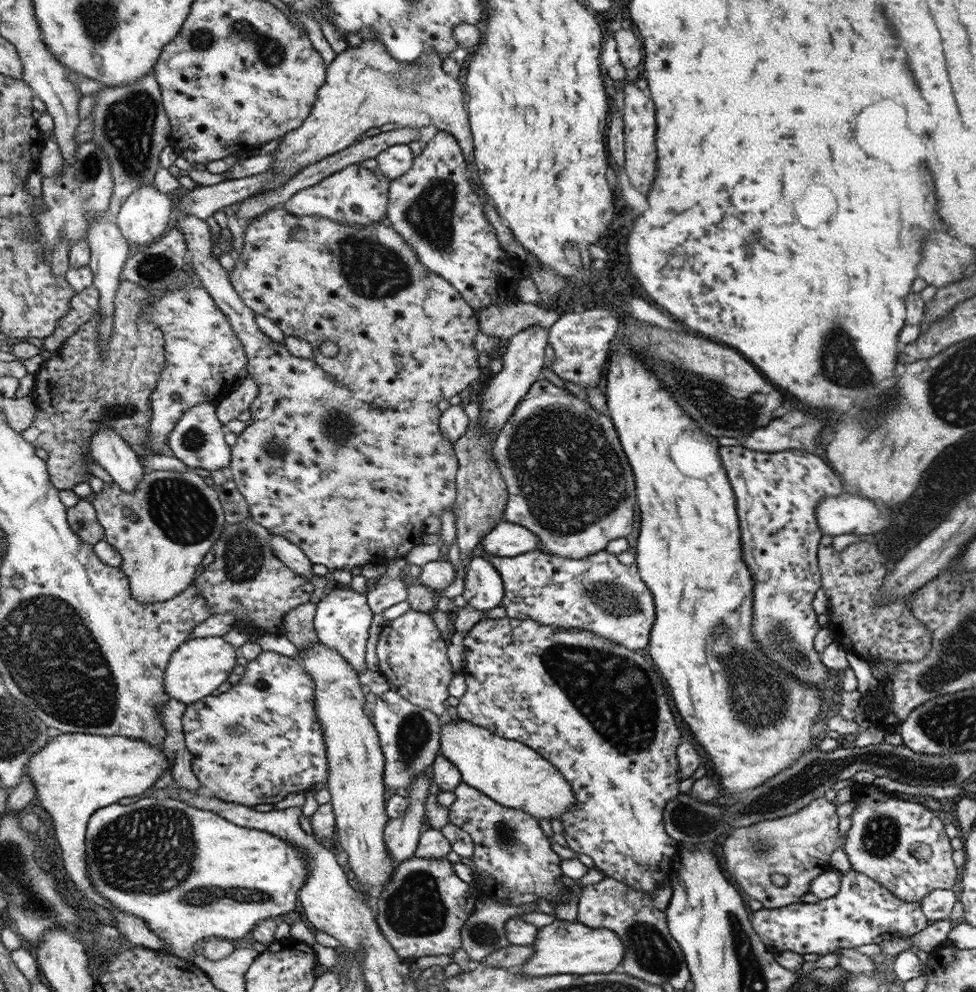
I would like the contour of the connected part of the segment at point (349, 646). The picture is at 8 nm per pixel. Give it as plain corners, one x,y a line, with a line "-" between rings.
336,586
330,594
322,597
317,604
314,627
317,640
328,649
340,654
356,674
366,670
365,651
373,612
367,604
367,596
352,591
348,587

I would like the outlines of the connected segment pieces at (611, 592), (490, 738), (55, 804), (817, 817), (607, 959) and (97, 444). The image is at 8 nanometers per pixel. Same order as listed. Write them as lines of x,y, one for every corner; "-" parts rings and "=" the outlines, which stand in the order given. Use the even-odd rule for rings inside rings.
606,548
580,559
560,558
538,549
512,558
494,554
485,554
485,558
488,558
502,577
504,597
500,605
506,610
507,618
533,619
545,626
584,630
624,646
634,653
641,652
648,646
655,622
655,605
649,588
638,572
636,562
623,564
=
444,717
439,726
439,753
456,766
468,786
473,786
504,806
526,811
537,820
562,820
566,811
579,808
572,786
566,782
566,778
529,746
499,737
462,718
451,720
=
62,733
52,737
49,744
44,749
38,750
34,754
29,765
26,766
25,775
30,775
33,778
33,786
37,787
36,802
42,806
52,816
55,836
52,841
59,844
62,850
62,864
68,872
68,876
75,882
77,888
85,894
85,896
99,906
110,910
116,917
119,930
118,942
132,944
140,947
146,947
161,951
164,949
164,941
154,934
148,923
144,919
126,911
116,909
108,899
102,897
93,887
93,881
89,877
88,858
86,854
85,834
88,832
88,824
90,817
97,812
98,809
104,809
105,806
118,803
122,798
138,796
144,790
148,790
160,778
168,772
168,768
172,768
170,756
174,756
170,752
156,745
150,746
149,742
142,739
124,738
124,736
100,736
95,734
84,733
=
822,797
812,800
794,814
734,829
723,846
726,872
732,874
740,890
761,902
763,908
772,910
800,903
800,898
810,892
810,883
814,878
832,870
829,862
832,852
841,844
844,846
839,821
836,802
-
772,874
786,876
788,883
776,886
772,883
=
556,919
551,924
539,928
534,953
523,965
514,969
522,976
542,976
554,974
608,974
619,971
624,959
622,940
614,930
592,928
582,923
=
98,430
90,445
90,454
122,490
132,494
138,488
146,470
140,464
139,456
116,430

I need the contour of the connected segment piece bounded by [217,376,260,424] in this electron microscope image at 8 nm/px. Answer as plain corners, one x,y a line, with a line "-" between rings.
247,376
246,379
234,389
232,394
226,395
222,402
218,403
217,416
223,424
237,420
238,416
248,410
256,400
260,387
257,380

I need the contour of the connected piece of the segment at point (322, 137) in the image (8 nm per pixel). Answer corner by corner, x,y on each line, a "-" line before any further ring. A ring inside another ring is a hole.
364,40
357,47
348,46
346,50
337,54
329,66
326,82
320,88
318,93
317,103
313,107
312,113
306,118
302,126
296,130
287,133
284,138
281,138
278,147
274,150
274,161
271,163
269,170
275,175
274,179
266,181
264,187
260,187
254,196
260,196
268,190
276,190
280,186
284,186
290,178
299,174
304,168
309,165
321,161
323,158
340,153
341,150
348,149
352,143
362,137
370,128
380,129
384,124
394,123
399,127
426,127
430,124
435,124
438,131
446,132
456,138
462,154
467,162
467,169
470,170
470,178
476,184
476,192
481,200
490,203
490,197
484,191
477,165
474,161
474,143
469,126
469,119
466,110
464,110
464,97
459,80
452,78
442,70
444,60
438,56
438,52
434,50
426,50
424,54
416,62
406,64
406,62
398,62
394,60
386,48
378,42
378,40

